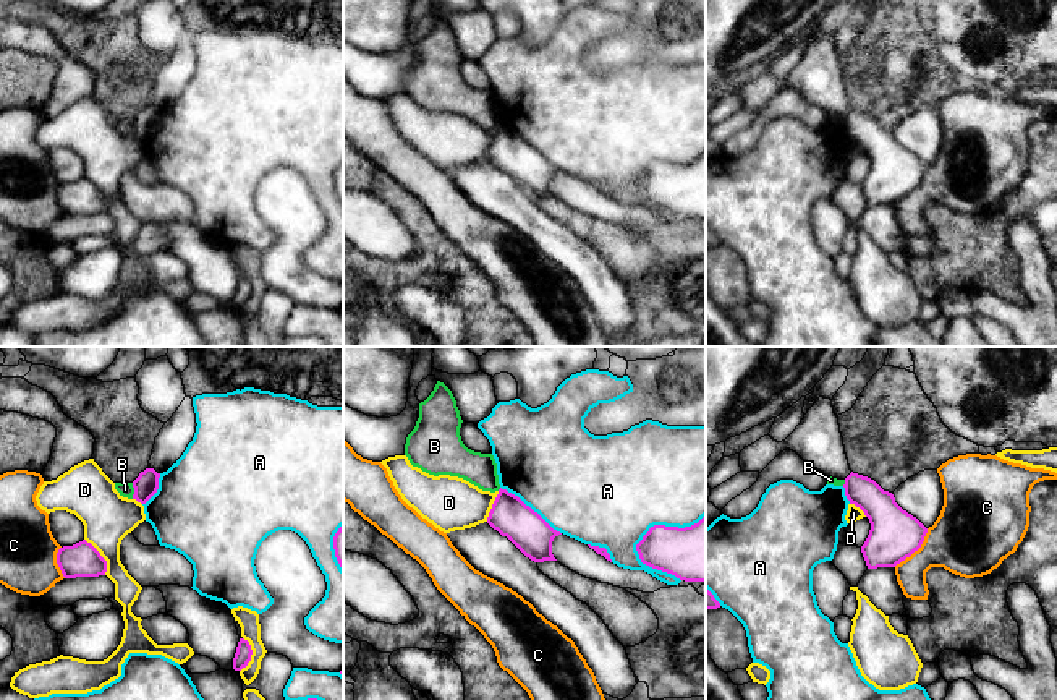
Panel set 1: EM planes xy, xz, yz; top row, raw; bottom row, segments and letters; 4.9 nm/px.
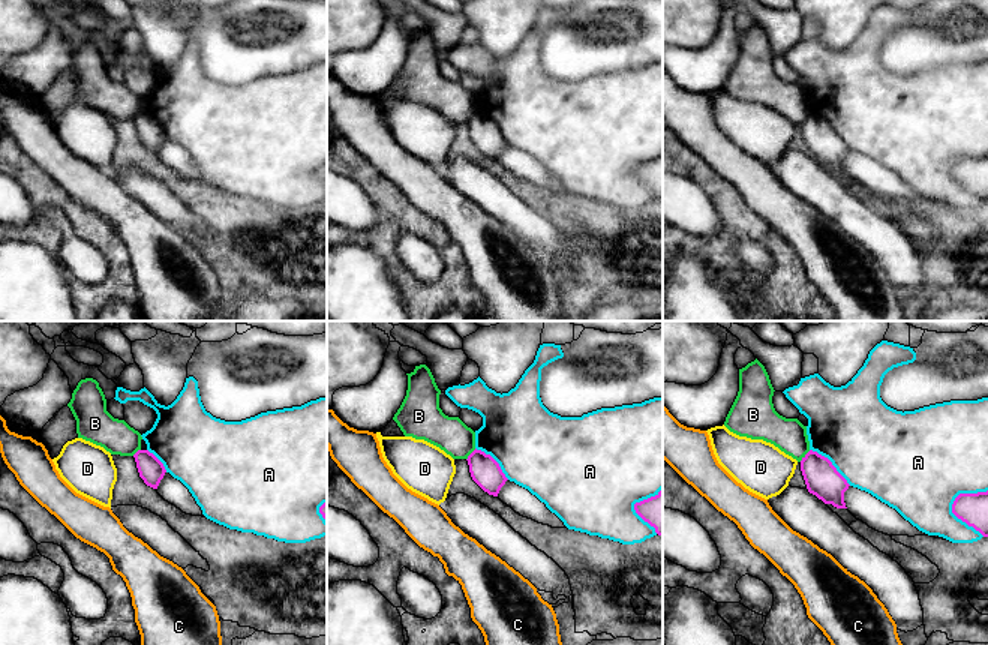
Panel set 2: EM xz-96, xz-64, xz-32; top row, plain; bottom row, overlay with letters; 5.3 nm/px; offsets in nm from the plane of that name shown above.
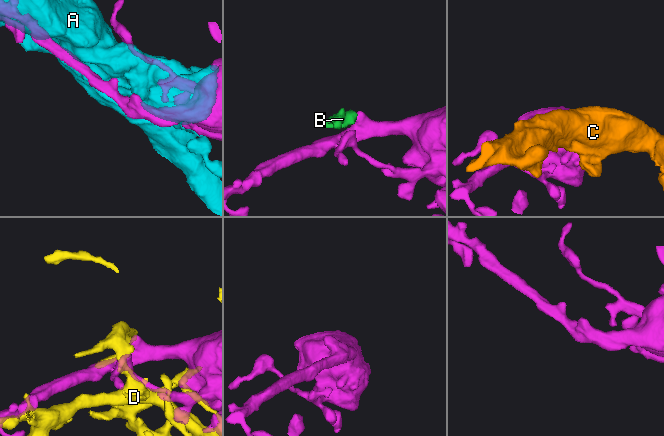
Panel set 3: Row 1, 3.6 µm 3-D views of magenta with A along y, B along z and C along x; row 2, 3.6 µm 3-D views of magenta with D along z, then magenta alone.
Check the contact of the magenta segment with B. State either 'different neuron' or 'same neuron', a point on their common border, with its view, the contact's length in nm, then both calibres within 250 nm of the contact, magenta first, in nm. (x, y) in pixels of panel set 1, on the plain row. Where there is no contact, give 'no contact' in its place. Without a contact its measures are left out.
different neuron | xy (135, 128) | 80 nm | 120/70 nm

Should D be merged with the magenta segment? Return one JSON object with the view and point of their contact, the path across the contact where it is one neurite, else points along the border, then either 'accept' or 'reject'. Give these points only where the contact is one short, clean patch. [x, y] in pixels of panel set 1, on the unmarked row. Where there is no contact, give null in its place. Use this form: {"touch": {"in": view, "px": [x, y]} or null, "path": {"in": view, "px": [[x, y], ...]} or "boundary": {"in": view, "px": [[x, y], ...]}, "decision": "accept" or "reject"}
{"touch": {"in": "xy", "px": [101, 193]}, "decision": "reject"}

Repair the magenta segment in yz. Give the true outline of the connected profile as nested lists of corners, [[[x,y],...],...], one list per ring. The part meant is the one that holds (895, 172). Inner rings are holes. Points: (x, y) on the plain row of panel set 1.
[[[853,109],[845,115],[843,125],[850,141],[860,144],[871,160],[861,183],[868,206],[895,204],[921,185],[928,165],[903,147],[892,130]]]

